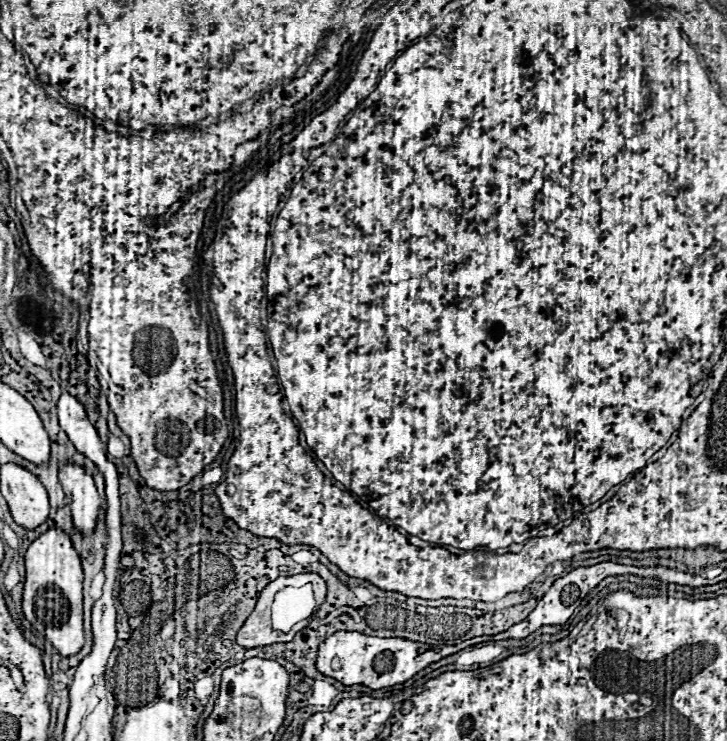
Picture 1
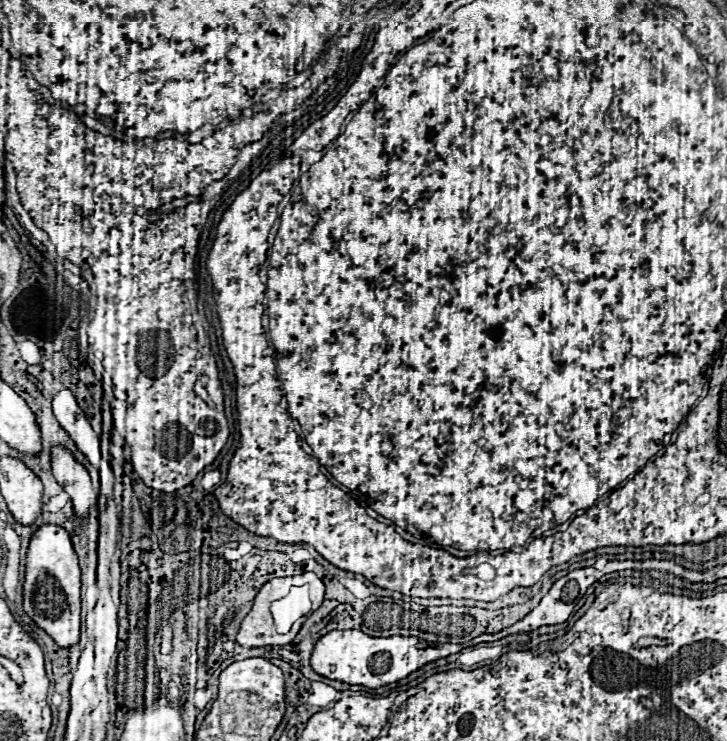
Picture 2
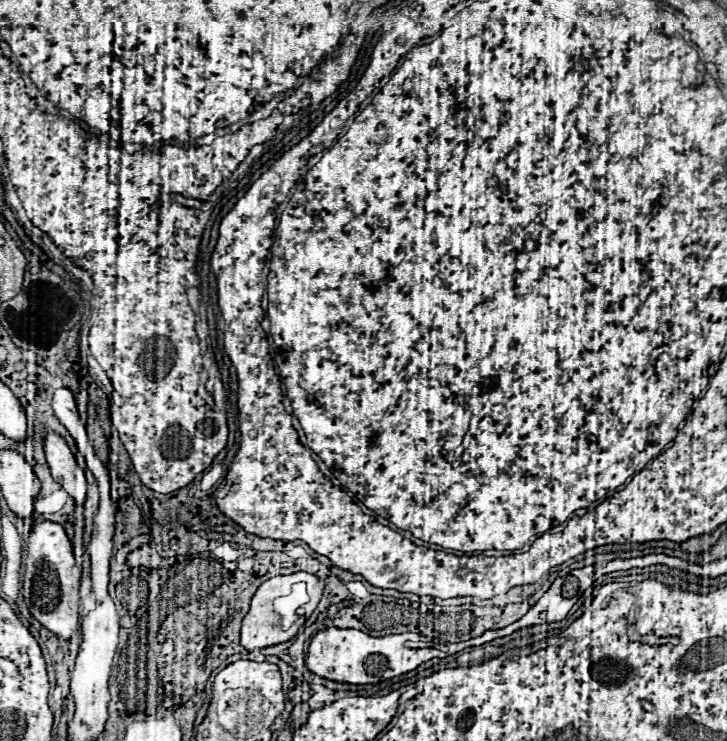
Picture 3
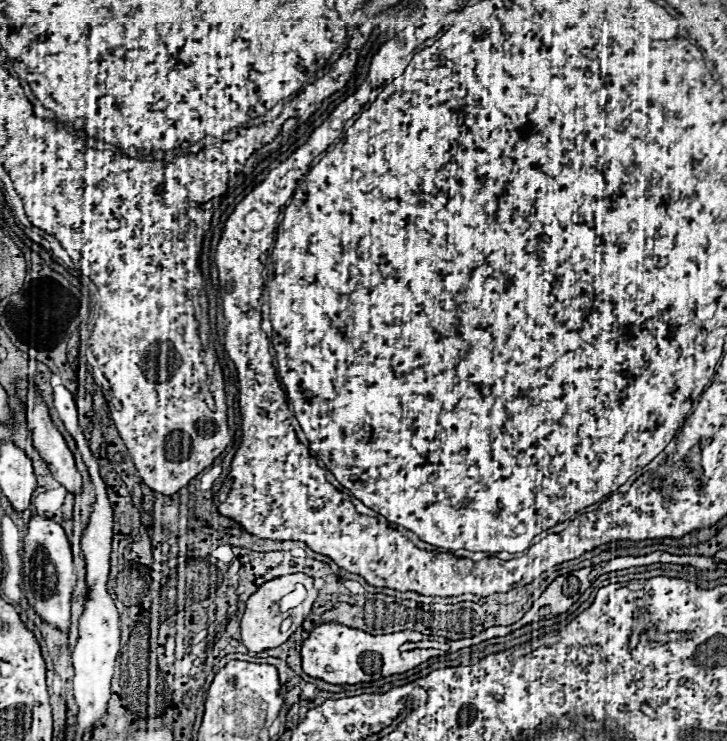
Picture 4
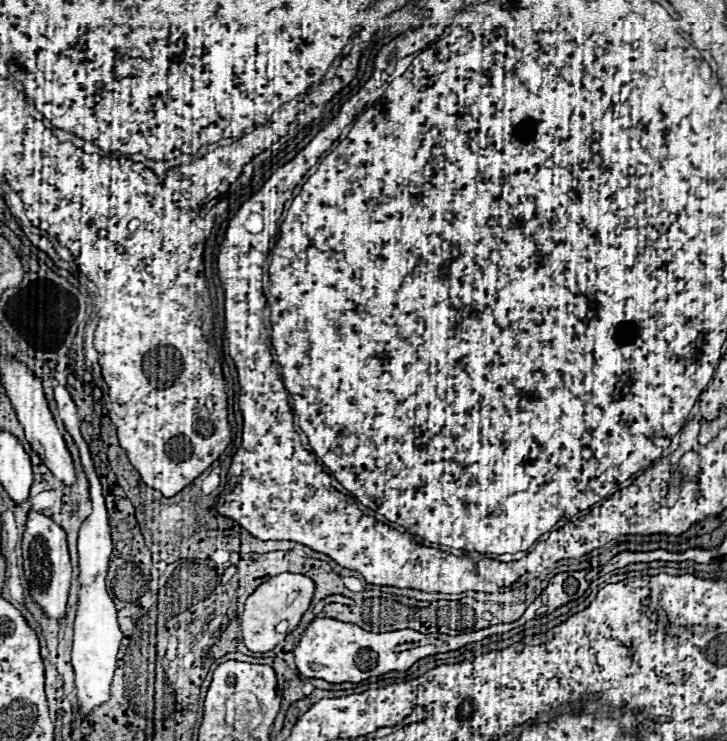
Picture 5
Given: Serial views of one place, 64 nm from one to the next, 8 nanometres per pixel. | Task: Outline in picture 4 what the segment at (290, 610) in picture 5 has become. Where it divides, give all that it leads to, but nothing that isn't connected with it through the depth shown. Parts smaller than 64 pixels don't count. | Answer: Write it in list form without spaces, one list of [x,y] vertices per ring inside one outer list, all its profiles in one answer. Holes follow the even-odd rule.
[[[298,572],[298,574],[286,574],[286,576],[278,576],[278,578],[272,578],[272,580],[268,580],[268,582],[264,582],[264,584],[248,598],[248,602],[246,602],[246,612],[244,612],[242,620],[240,620],[240,631],[242,644],[244,644],[250,652],[270,650],[270,648],[272,648],[270,632],[272,632],[272,628],[280,626],[284,618],[294,618],[296,614],[298,614],[298,616],[304,616],[304,614],[302,614],[304,610],[302,610],[300,606],[294,608],[294,610],[288,610],[288,612],[282,612],[280,606],[278,606],[280,600],[282,600],[282,596],[290,594],[298,584],[302,584],[302,586],[306,588],[306,594],[318,594],[318,590],[314,588],[314,580],[312,580],[310,576]]]

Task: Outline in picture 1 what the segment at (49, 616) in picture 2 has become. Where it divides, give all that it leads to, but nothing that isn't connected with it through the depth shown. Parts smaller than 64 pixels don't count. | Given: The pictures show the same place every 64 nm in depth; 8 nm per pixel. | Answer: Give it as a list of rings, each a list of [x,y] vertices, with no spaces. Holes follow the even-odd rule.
[[[50,528],[40,534],[24,554],[26,558],[26,582],[22,596],[24,616],[32,626],[44,634],[62,656],[78,654],[84,646],[82,628],[82,566],[80,556],[72,548],[70,536],[60,528]]]

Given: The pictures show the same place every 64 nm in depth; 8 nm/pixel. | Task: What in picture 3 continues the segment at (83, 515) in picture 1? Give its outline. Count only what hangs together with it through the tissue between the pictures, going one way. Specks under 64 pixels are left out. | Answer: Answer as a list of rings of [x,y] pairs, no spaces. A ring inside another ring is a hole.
[[[46,432],[42,436],[44,454],[52,472],[52,478],[62,484],[62,488],[76,500],[76,504],[84,504],[86,500],[86,476],[84,470],[78,468],[72,450],[66,440],[54,432]]]

